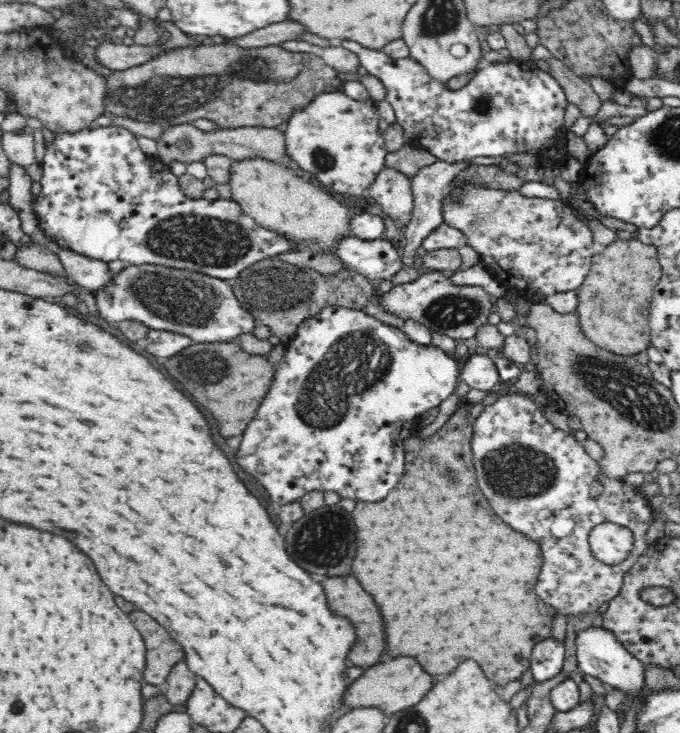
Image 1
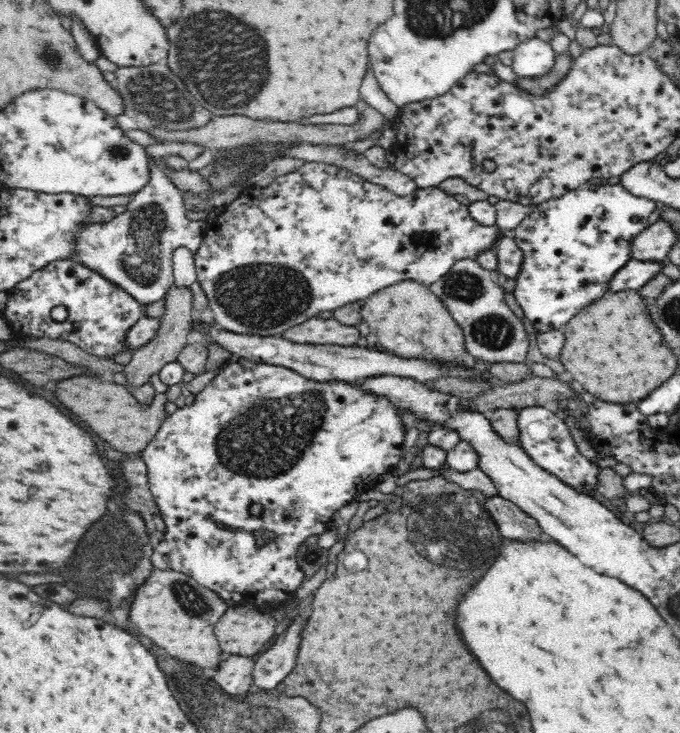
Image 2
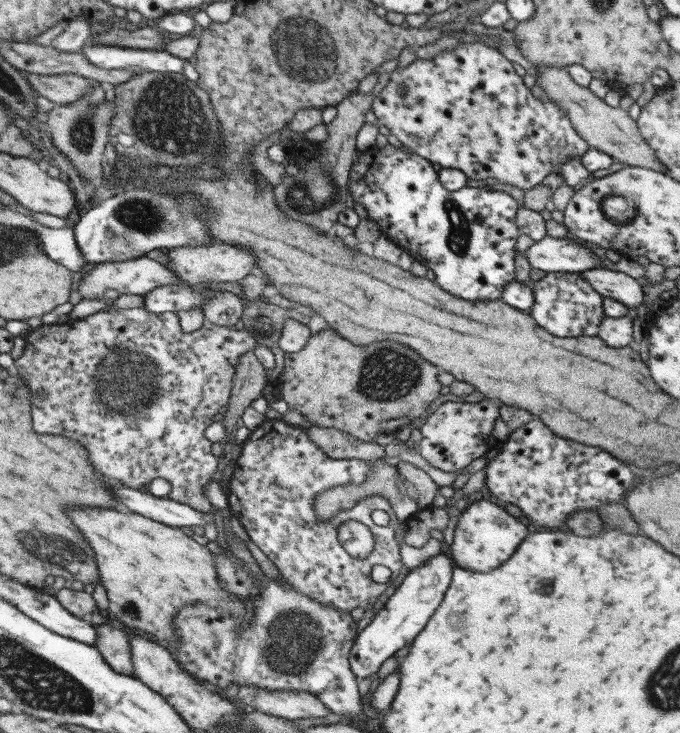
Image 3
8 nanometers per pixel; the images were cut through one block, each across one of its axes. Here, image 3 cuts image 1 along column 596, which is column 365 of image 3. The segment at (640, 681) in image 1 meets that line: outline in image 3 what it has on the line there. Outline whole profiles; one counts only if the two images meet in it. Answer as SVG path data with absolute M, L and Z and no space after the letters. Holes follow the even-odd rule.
M436 554L426 563L410 570L388 602L379 605L372 621L357 634L351 648L349 663L357 679L376 674L382 663L395 652L410 644L413 638L427 625L433 612L439 608L441 600L451 583L455 561L450 556Z

